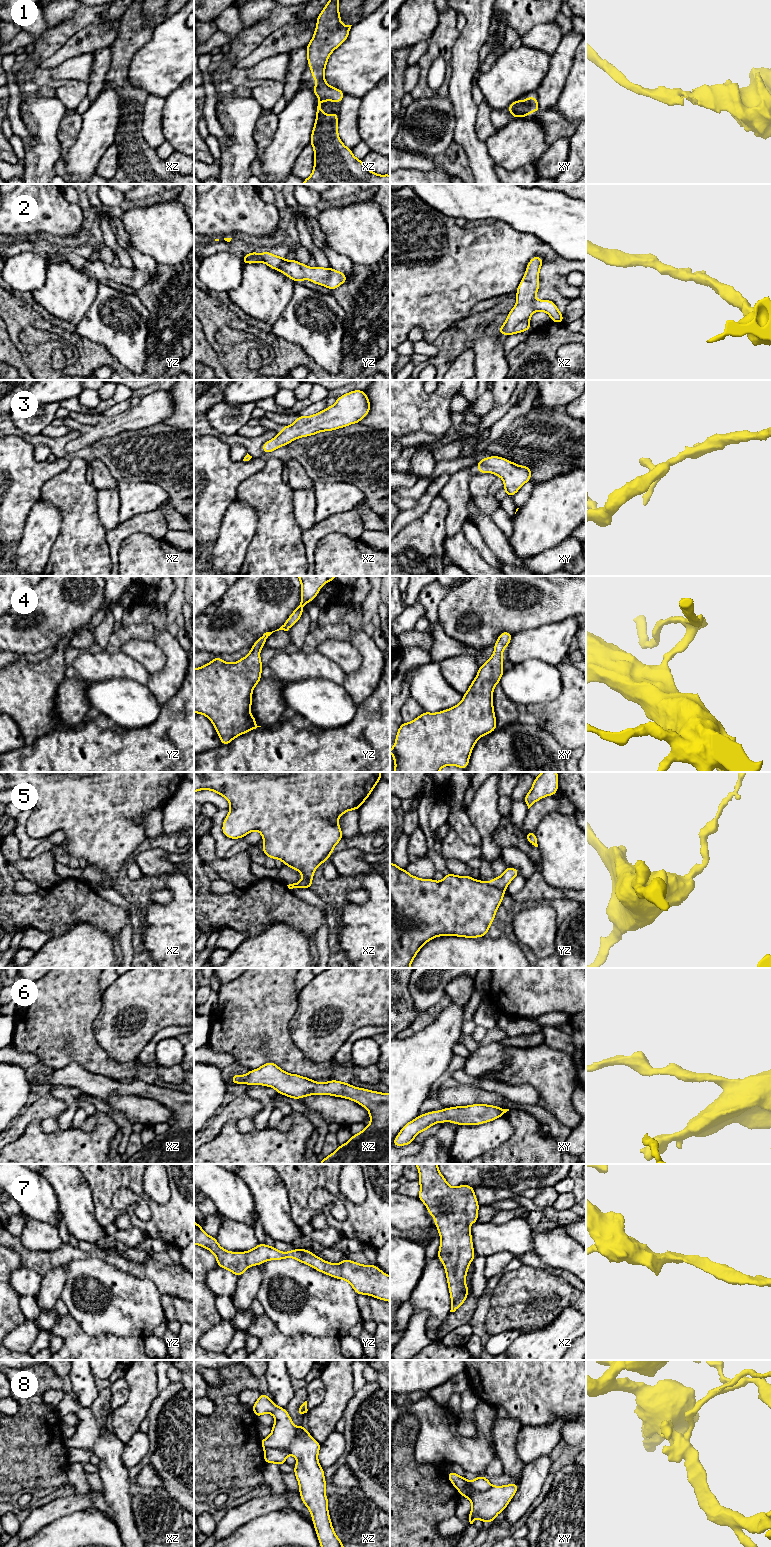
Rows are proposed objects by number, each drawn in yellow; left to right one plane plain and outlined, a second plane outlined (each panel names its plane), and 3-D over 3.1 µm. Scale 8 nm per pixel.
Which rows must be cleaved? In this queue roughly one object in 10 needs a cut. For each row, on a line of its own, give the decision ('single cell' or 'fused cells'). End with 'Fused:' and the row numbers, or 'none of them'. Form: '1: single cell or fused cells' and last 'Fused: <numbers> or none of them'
1: single cell
2: single cell
3: single cell
4: single cell
5: fused cells
6: single cell
7: single cell
8: fused cells
Fused: 5, 8

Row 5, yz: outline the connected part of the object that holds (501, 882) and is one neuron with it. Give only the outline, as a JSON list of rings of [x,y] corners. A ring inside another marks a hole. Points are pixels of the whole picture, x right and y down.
[[[506,867],[503,874],[489,881],[491,885],[499,889],[506,889],[510,882],[519,875],[519,870],[513,867]]]

